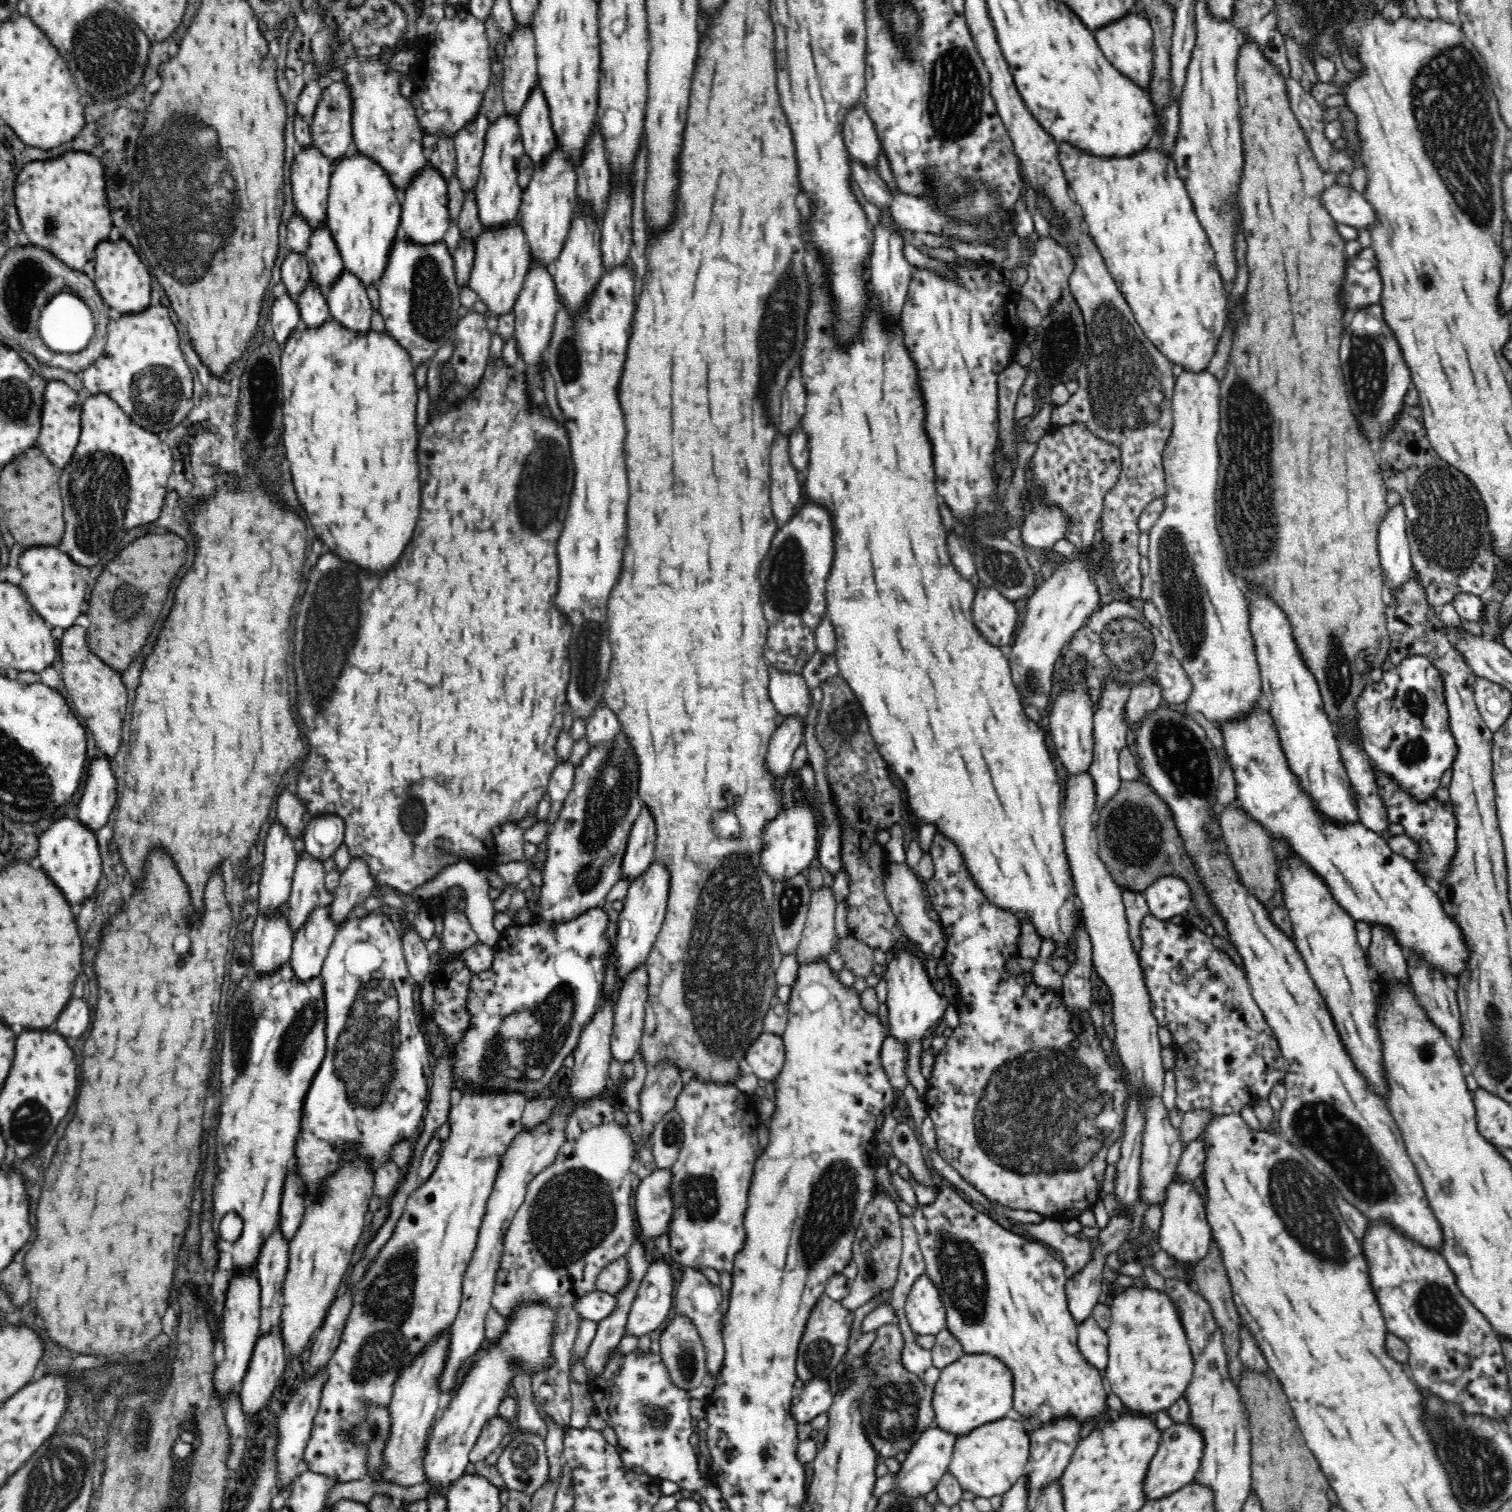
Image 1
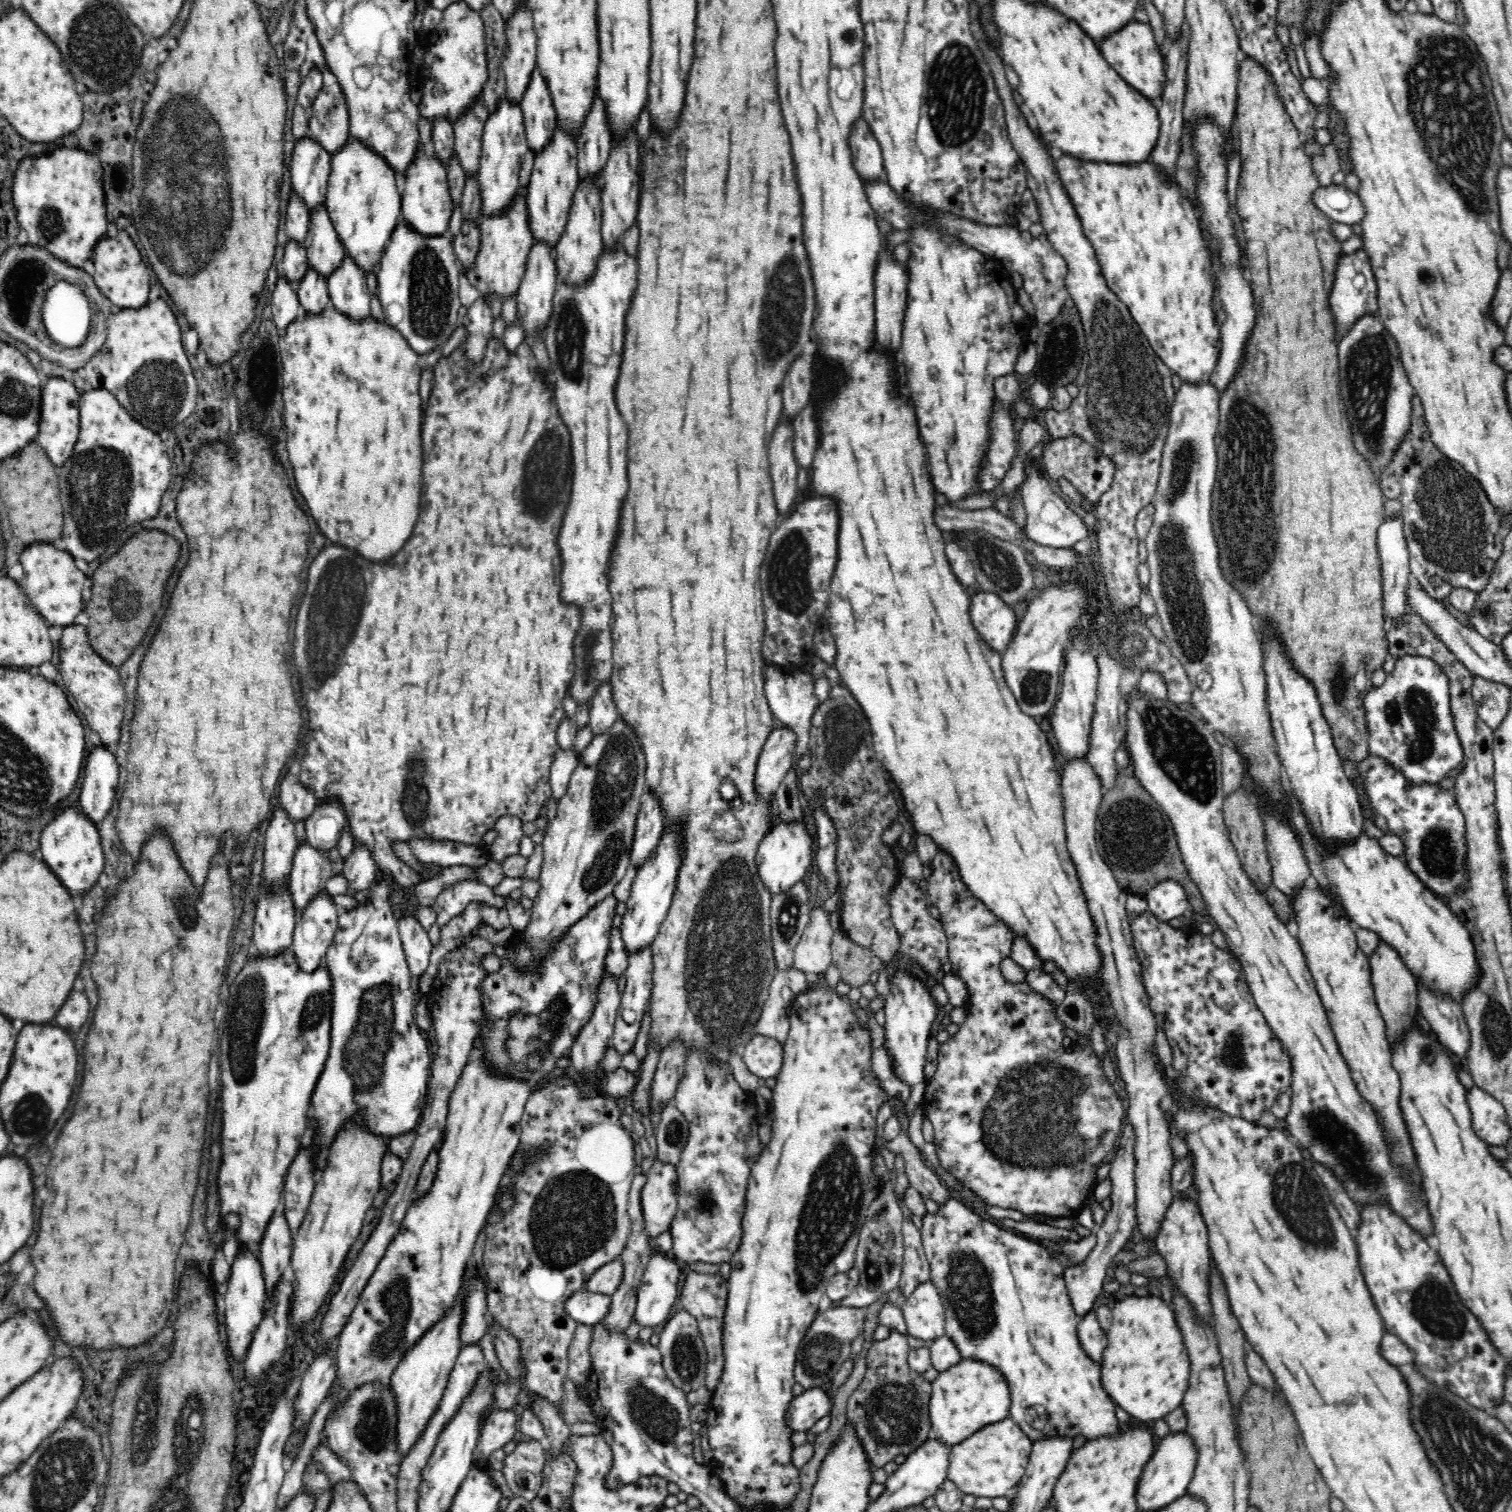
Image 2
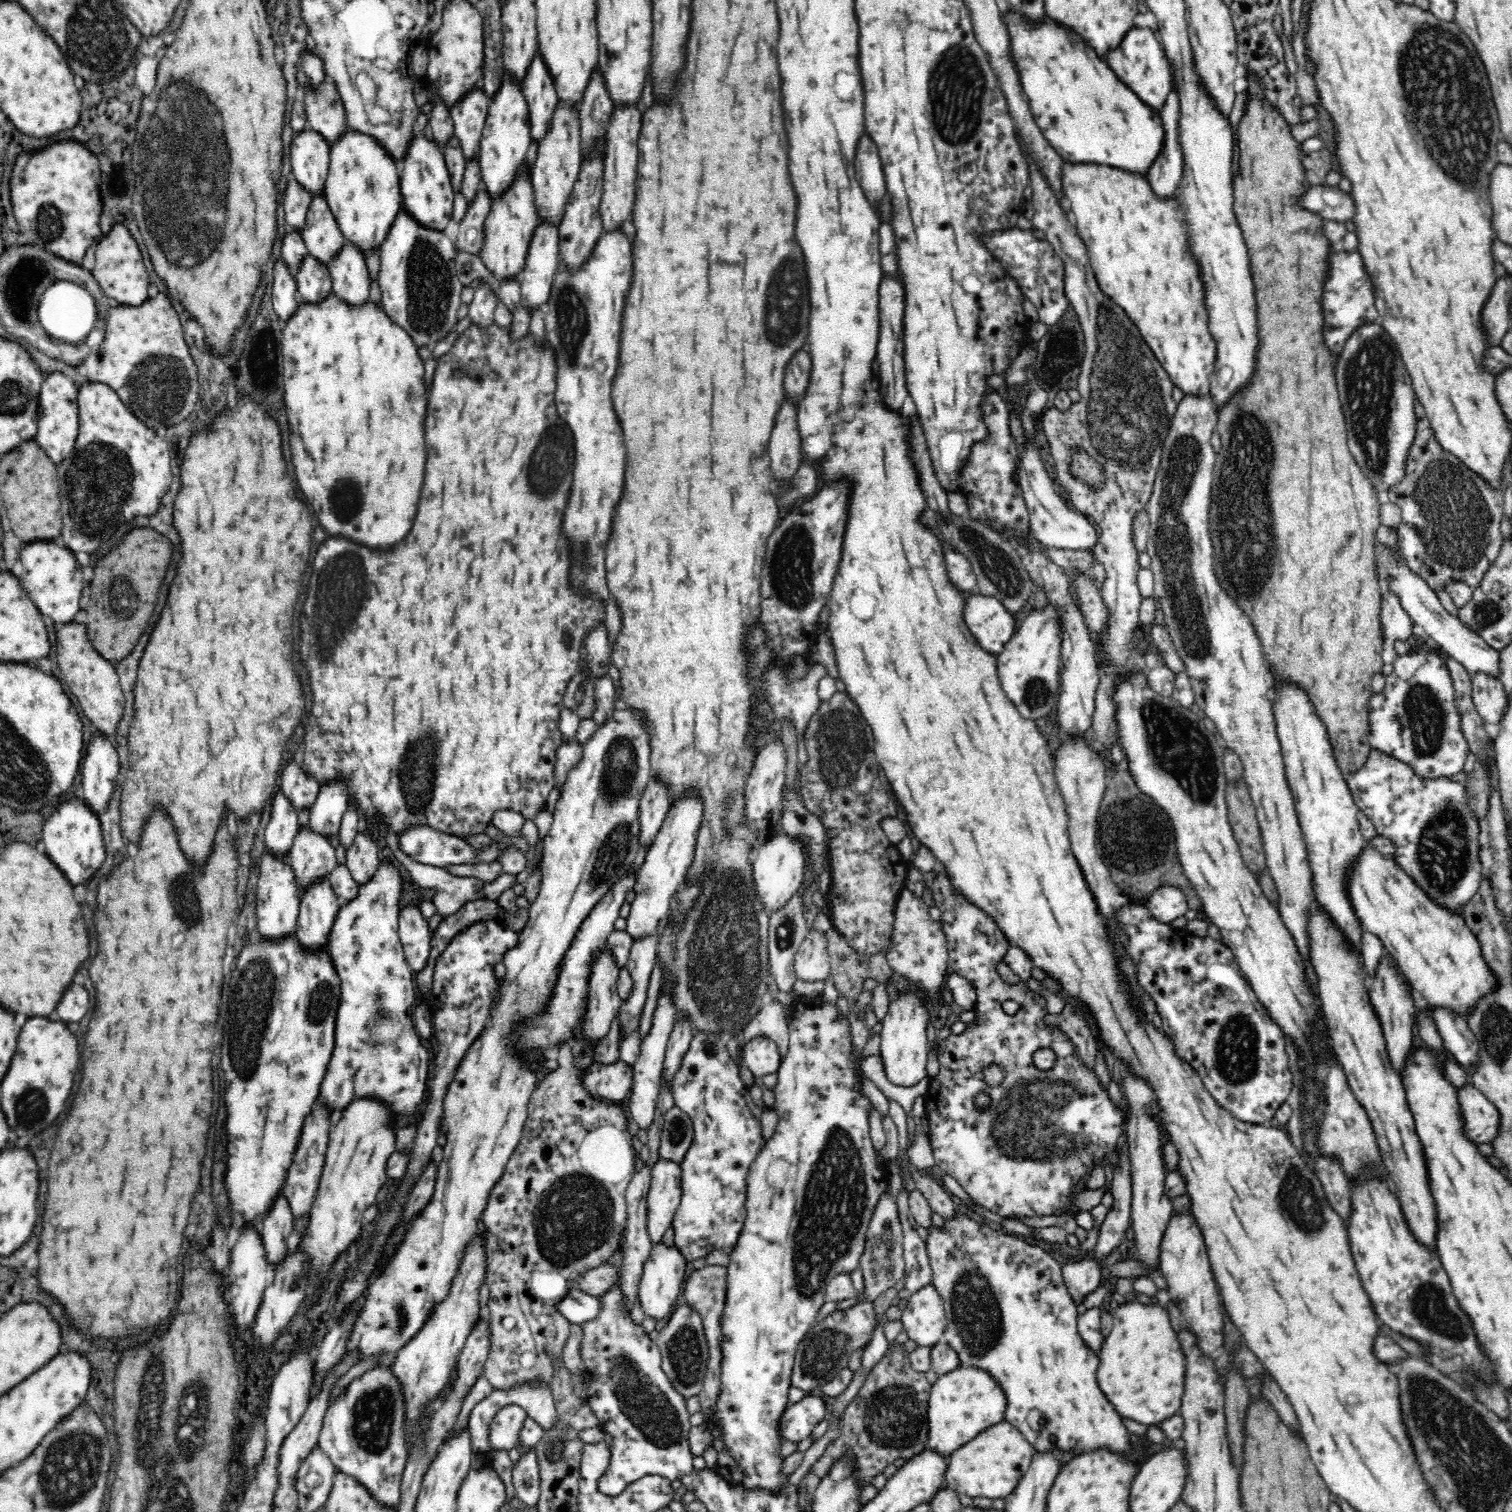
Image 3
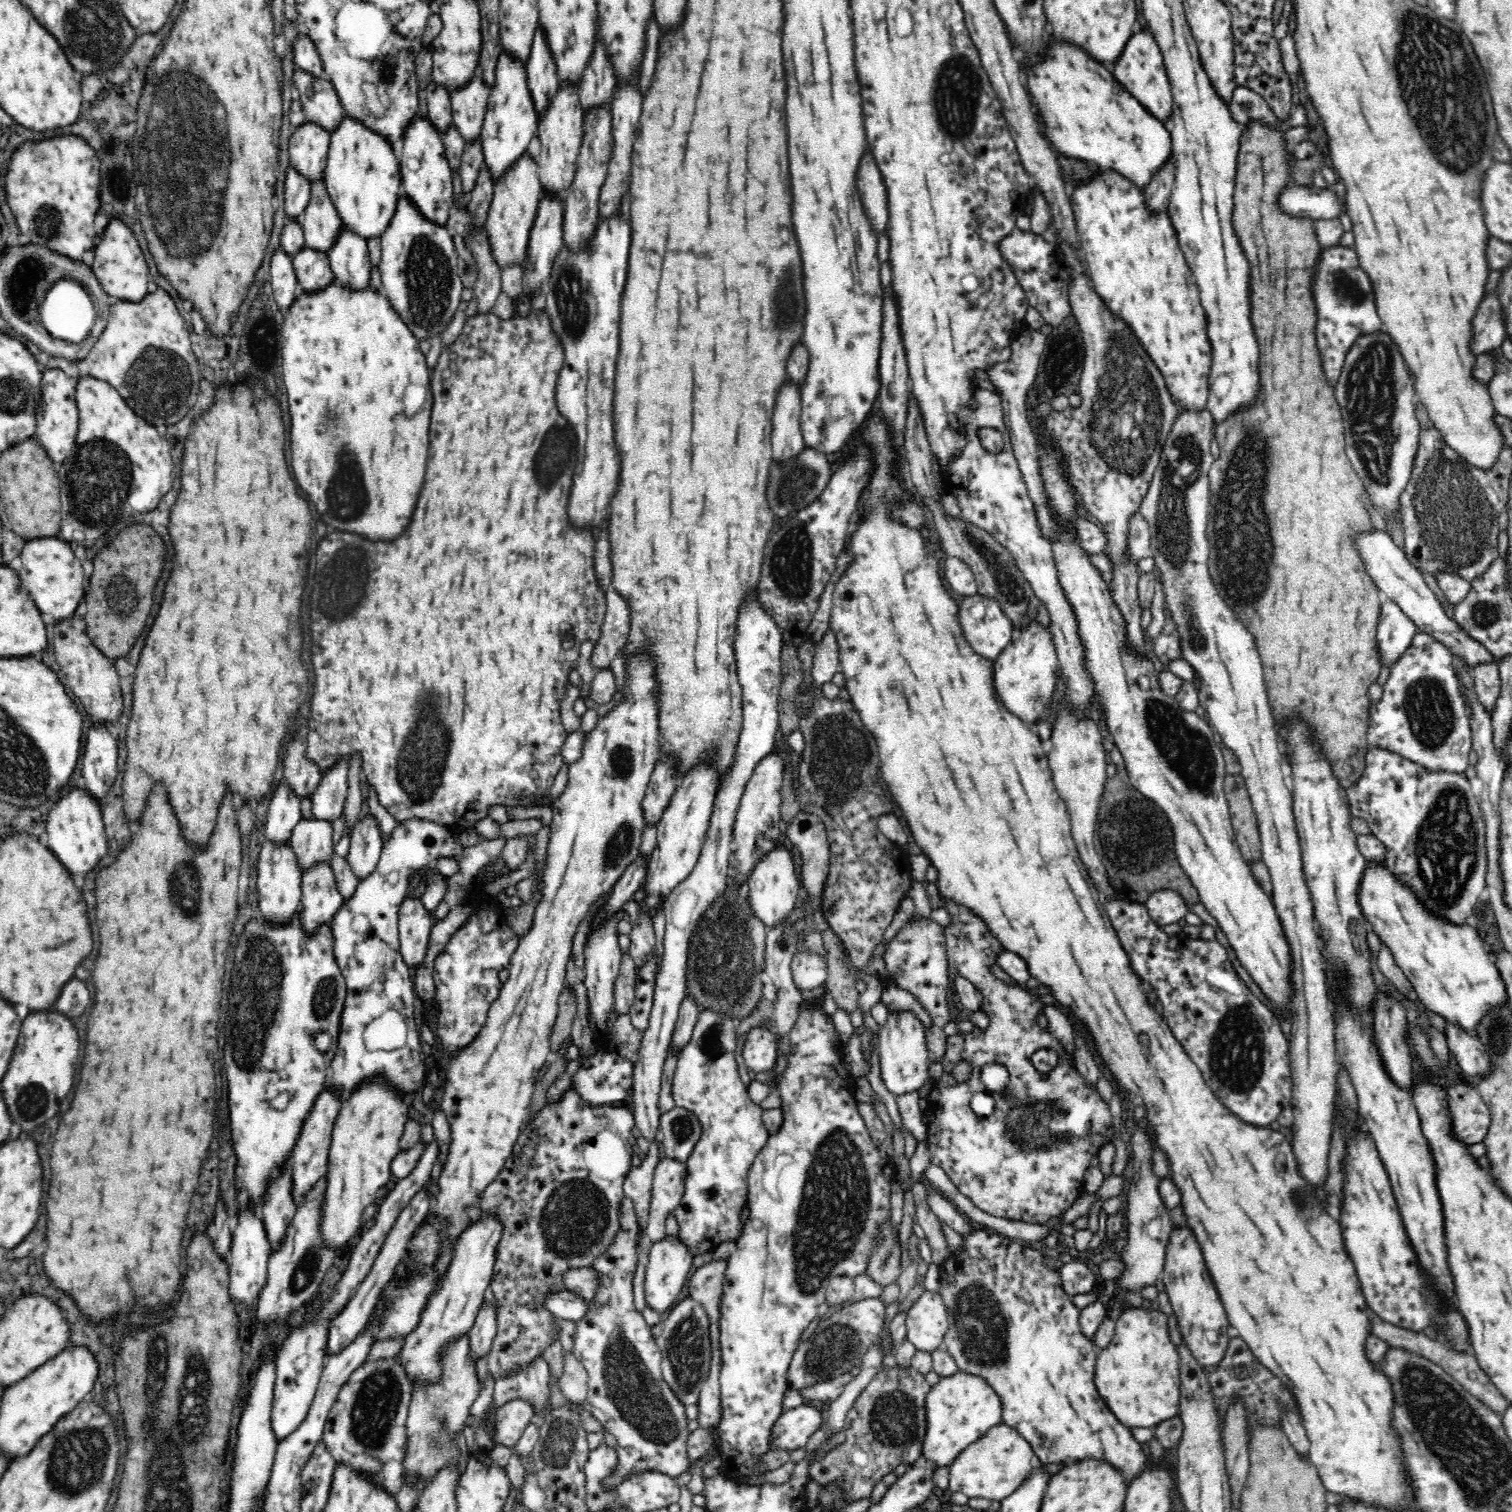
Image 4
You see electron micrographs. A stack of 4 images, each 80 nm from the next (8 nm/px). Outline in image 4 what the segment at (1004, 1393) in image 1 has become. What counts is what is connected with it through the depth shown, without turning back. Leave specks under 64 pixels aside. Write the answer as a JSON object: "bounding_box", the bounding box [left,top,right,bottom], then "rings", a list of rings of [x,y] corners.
{"bounding_box":[922,1370,1003,1469],"rings":[[[959,1370],[949,1377],[941,1377],[925,1398],[927,1426],[922,1444],[922,1460],[935,1469],[952,1465],[968,1446],[978,1442],[986,1436],[986,1432],[1003,1422],[1001,1406],[994,1389],[978,1375]]]}

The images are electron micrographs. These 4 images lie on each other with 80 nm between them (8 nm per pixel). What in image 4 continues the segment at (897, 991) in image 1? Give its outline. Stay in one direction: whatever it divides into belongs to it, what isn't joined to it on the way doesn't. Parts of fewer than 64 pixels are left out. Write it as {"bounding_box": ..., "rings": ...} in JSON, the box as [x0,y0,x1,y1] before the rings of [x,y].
{"bounding_box":[877,1012,930,1095],"rings":[[[910,1012],[904,1014],[889,1014],[887,1022],[879,1028],[877,1045],[880,1071],[884,1086],[892,1094],[905,1095],[920,1091],[929,1076],[930,1062],[926,1046],[924,1025]]]}

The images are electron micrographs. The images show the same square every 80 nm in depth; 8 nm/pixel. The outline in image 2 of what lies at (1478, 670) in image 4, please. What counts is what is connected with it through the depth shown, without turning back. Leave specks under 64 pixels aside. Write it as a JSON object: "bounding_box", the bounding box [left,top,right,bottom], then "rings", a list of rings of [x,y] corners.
{"bounding_box":[1471,675,1511,730],"rings":[[[1474,675],[1471,695],[1478,716],[1489,728],[1497,730],[1509,708],[1511,689],[1501,682]]]}

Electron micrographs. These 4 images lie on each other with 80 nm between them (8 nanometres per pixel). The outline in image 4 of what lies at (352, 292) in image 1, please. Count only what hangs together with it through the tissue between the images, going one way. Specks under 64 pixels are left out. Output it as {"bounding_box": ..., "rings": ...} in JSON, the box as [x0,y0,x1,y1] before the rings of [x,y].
{"bounding_box":[327,224,370,288],"rings":[[[342,224],[338,238],[327,251],[335,282],[347,288],[364,288],[370,282],[370,255],[367,239]]]}

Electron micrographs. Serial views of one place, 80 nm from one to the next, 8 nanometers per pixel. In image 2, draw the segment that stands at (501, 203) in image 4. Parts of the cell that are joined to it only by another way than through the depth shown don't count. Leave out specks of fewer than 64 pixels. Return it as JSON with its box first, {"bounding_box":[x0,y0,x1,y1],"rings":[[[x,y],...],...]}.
{"bounding_box":[467,186,535,297],"rings":[[[520,186],[520,190],[518,190],[516,196],[512,198],[512,202],[508,202],[510,203],[510,206],[508,206],[504,212],[500,212],[500,214],[496,214],[496,216],[483,216],[479,222],[482,246],[480,246],[480,251],[477,254],[475,267],[473,268],[473,271],[470,271],[467,274],[467,279],[474,288],[483,292],[483,294],[488,295],[498,292],[502,297],[510,296],[510,294],[517,292],[518,286],[520,286],[520,280],[522,280],[522,276],[524,276],[526,270],[525,264],[528,255],[532,246],[535,244],[527,213],[526,195],[526,187]]]}

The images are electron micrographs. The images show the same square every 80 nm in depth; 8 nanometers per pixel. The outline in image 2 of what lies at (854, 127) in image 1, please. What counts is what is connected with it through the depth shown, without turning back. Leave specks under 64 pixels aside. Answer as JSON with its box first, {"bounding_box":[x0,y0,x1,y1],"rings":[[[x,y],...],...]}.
{"bounding_box":[849,119,884,184],"rings":[[[864,119],[855,122],[854,133],[850,135],[849,143],[853,156],[853,165],[857,170],[862,184],[874,181],[884,181],[882,151],[876,137],[870,131]]]}

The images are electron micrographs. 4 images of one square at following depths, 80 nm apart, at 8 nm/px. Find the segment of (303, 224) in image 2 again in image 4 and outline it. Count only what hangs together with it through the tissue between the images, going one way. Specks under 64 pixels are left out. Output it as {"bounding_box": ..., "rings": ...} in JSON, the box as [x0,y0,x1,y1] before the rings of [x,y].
{"bounding_box":[282,162,310,218],"rings":[[[289,162],[288,168],[286,168],[282,195],[285,197],[285,211],[287,216],[291,216],[291,218],[300,216],[310,200],[310,180],[302,176],[291,162]]]}

